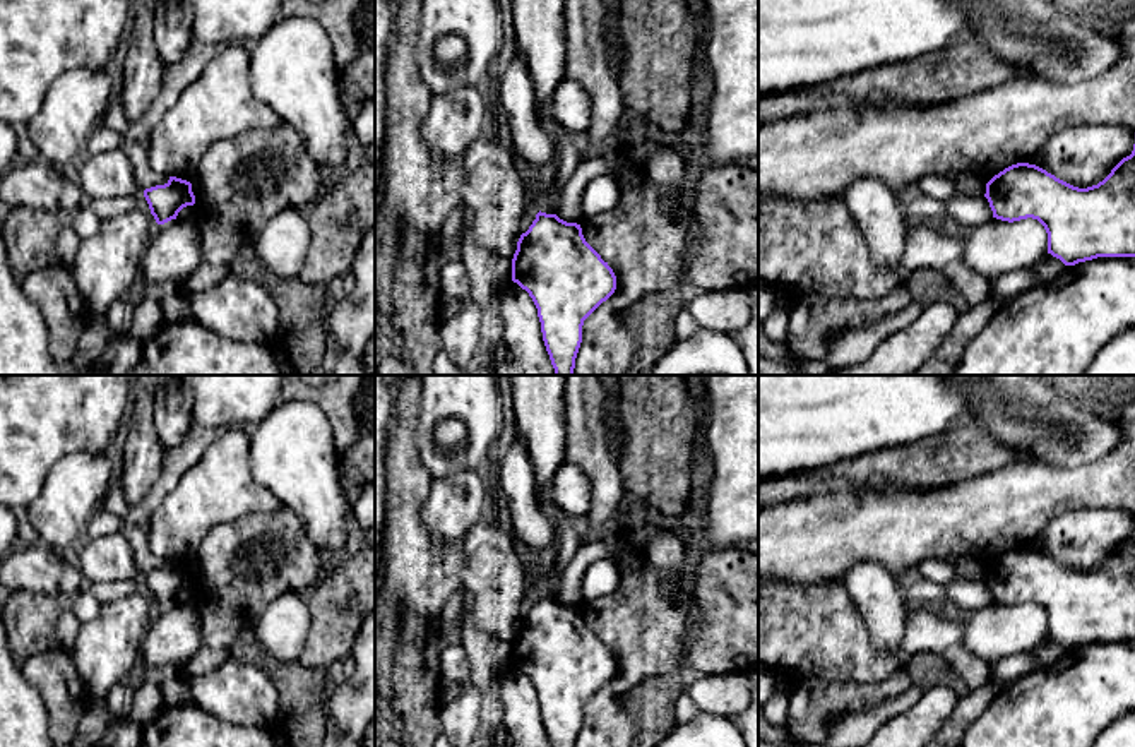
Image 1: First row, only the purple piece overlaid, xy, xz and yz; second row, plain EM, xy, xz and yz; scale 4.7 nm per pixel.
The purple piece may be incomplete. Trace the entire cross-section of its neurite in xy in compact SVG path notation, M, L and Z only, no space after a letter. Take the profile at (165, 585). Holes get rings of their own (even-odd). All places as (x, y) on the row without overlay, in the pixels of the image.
M169 560L164 569L146 572L144 581L157 608L176 603L183 591L195 588L192 567L176 560Z

